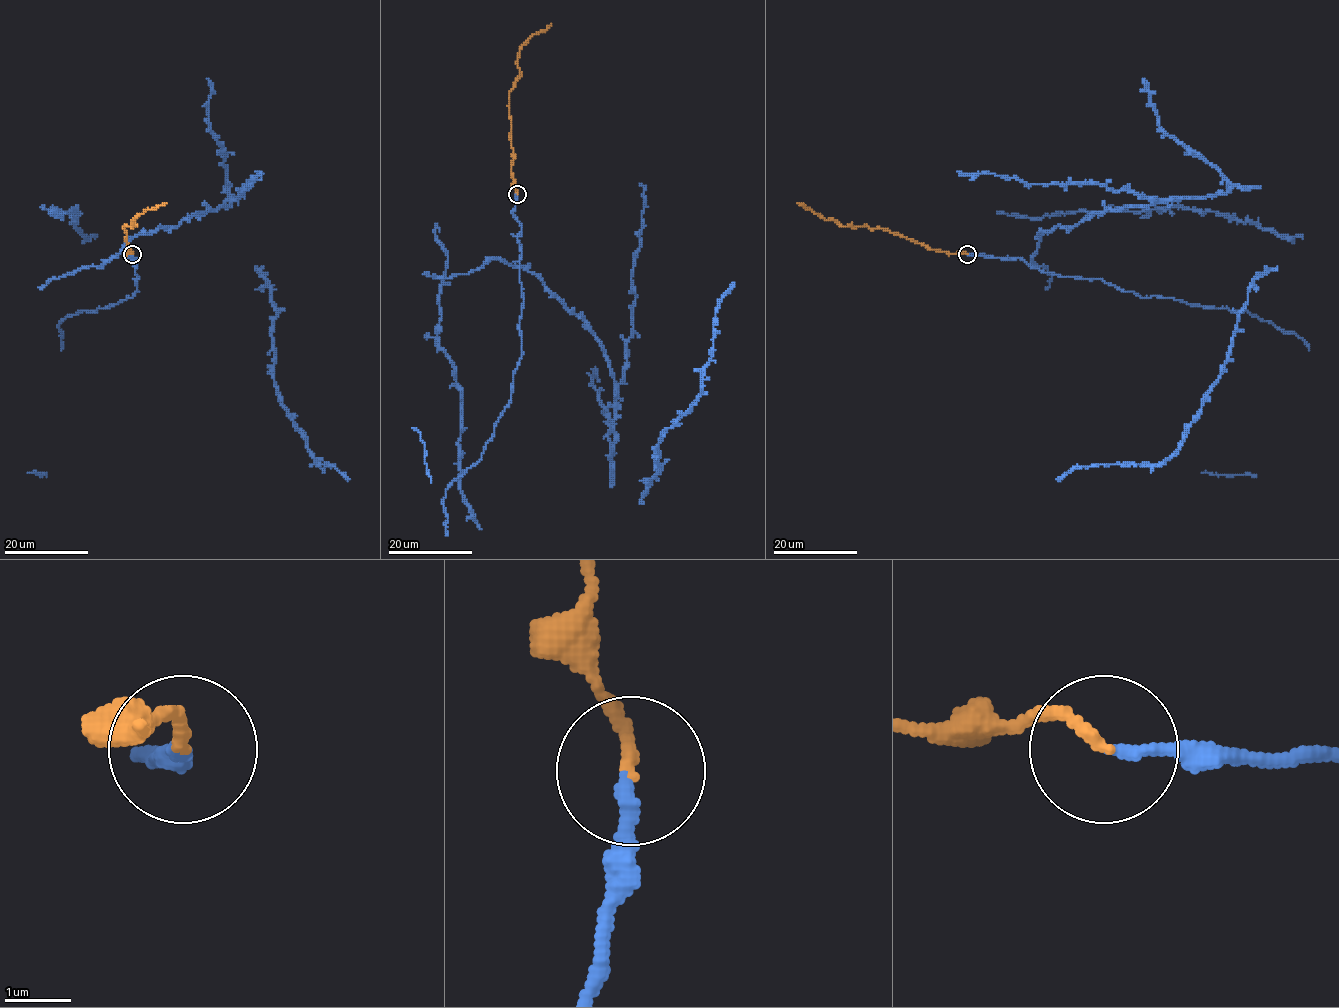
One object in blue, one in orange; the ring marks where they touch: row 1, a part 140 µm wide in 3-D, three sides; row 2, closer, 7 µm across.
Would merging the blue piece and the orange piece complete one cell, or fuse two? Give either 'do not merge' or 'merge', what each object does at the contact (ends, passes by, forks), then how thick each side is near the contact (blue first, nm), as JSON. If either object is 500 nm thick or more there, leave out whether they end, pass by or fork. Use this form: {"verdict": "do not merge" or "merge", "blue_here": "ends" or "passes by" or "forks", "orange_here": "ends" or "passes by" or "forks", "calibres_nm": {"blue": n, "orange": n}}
{"verdict": "merge", "blue_here": "ends", "orange_here": "ends", "calibres_nm": {"blue": 200, "orange": 180}}

